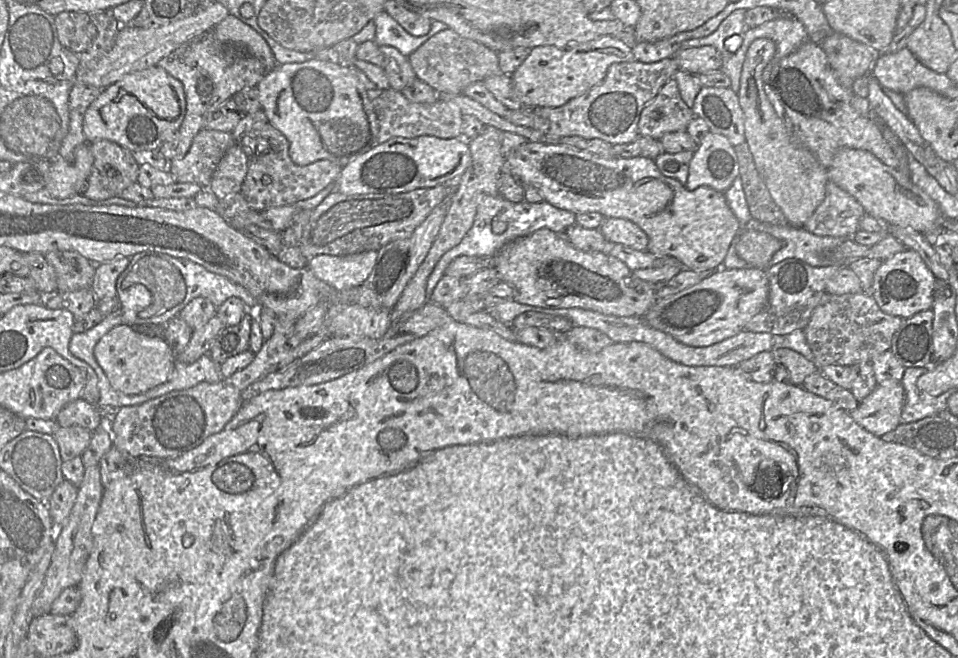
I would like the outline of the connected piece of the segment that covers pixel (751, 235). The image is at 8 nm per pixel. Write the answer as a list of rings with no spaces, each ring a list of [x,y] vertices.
[[[748,229],[740,231],[736,252],[750,268],[766,269],[773,255],[783,246],[783,241],[766,232]]]

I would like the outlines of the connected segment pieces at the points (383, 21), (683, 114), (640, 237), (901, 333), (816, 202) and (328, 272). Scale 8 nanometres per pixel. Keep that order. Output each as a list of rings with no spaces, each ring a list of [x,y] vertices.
[[[385,11],[380,12],[373,19],[373,22],[376,28],[373,41],[378,46],[394,47],[406,57],[417,50],[417,48],[419,48],[419,46],[426,42],[431,36],[439,31],[448,29],[448,26],[445,23],[432,20],[431,29],[428,34],[413,36]]]
[[[672,78],[641,112],[638,132],[640,136],[659,140],[667,133],[686,131],[694,117],[681,98],[677,81]]]
[[[604,217],[599,230],[610,243],[621,244],[638,251],[647,250],[648,236],[629,220]]]
[[[932,309],[903,319],[895,332],[890,351],[905,368],[932,364]]]
[[[758,38],[749,47],[742,68],[740,88],[737,92],[744,113],[745,139],[755,166],[771,197],[791,226],[804,227],[825,198],[829,181],[827,169],[814,154],[797,141],[797,134],[788,131],[768,100],[763,72],[775,56],[776,44],[768,38]]]
[[[369,250],[345,256],[320,254],[308,260],[307,268],[336,291],[360,286],[372,272],[377,251]]]

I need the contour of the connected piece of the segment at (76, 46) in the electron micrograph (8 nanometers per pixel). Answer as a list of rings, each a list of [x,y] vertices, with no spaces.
[[[62,12],[54,16],[60,44],[67,50],[81,54],[92,43],[95,29],[87,12]]]

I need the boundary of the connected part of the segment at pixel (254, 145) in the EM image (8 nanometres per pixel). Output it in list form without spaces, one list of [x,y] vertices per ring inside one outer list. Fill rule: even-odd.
[[[270,123],[255,125],[236,142],[248,157],[248,171],[240,193],[249,208],[262,211],[268,208],[292,205],[318,194],[334,184],[342,167],[330,160],[318,160],[307,166],[296,165],[289,156],[289,141]],[[266,142],[269,151],[266,153]]]

